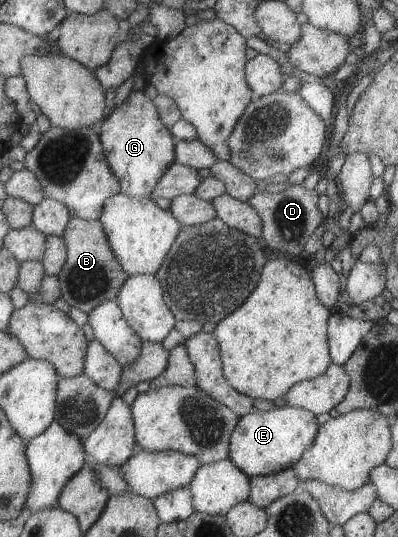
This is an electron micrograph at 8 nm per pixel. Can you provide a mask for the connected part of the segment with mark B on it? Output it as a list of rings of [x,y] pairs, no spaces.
[[[70,217],[61,234],[66,258],[57,274],[61,298],[70,308],[89,313],[105,300],[117,298],[119,288],[128,278],[120,268],[105,239],[100,221],[89,221],[80,217]]]

